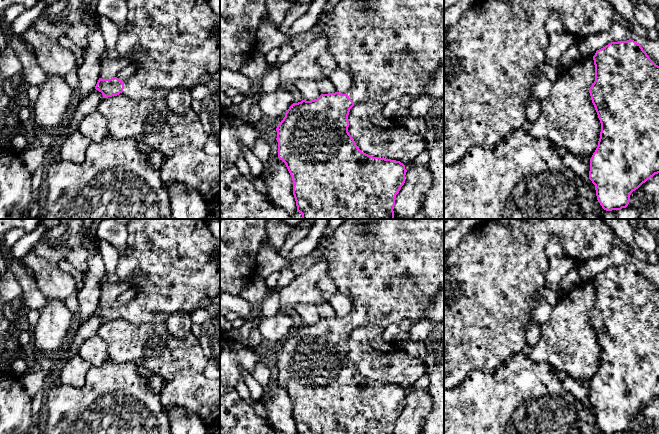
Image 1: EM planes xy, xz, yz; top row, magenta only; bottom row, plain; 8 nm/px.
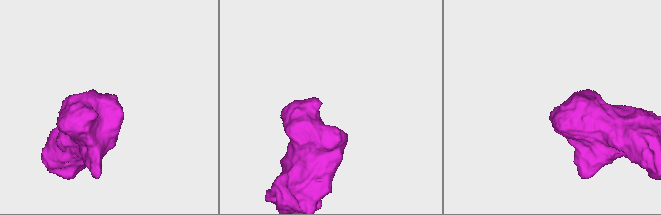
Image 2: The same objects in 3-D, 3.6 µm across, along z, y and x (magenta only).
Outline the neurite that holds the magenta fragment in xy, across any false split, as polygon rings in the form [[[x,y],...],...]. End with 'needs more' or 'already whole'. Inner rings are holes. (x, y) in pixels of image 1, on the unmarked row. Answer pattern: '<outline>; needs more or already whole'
[[[129,219],[126,228],[130,252],[119,255],[115,274],[134,288],[136,295],[125,306],[117,301],[99,302],[95,313],[102,317],[103,322],[123,316],[138,326],[165,324],[172,313],[184,310],[191,314],[200,309],[204,299],[220,295],[220,239],[212,235],[205,219]]]; needs more

